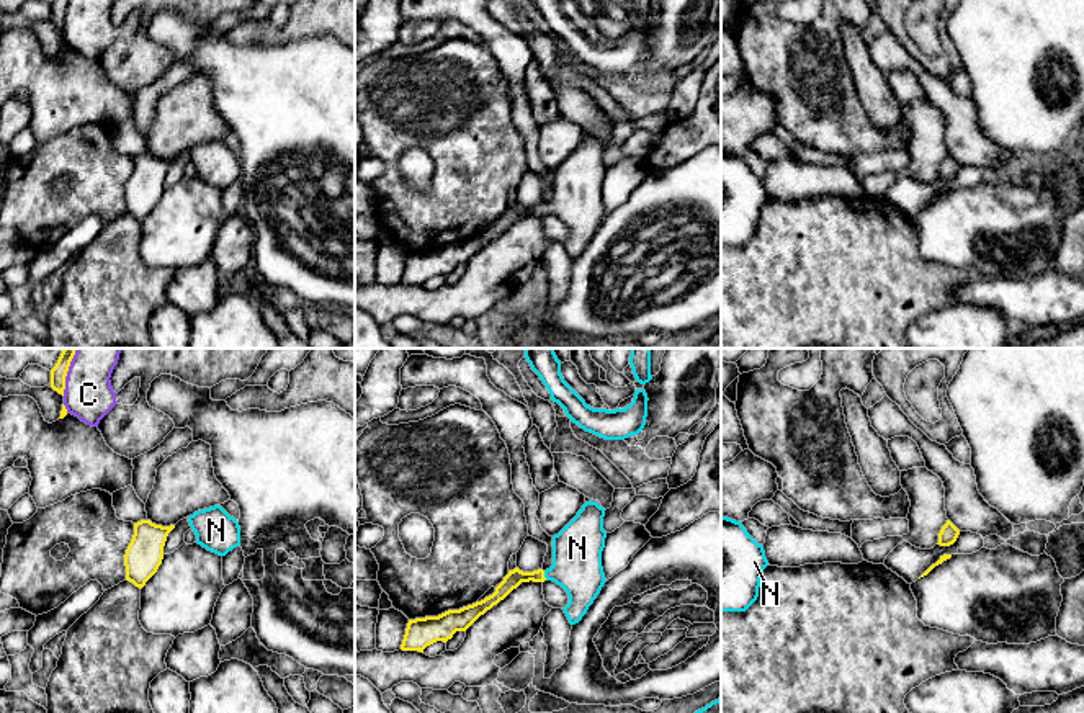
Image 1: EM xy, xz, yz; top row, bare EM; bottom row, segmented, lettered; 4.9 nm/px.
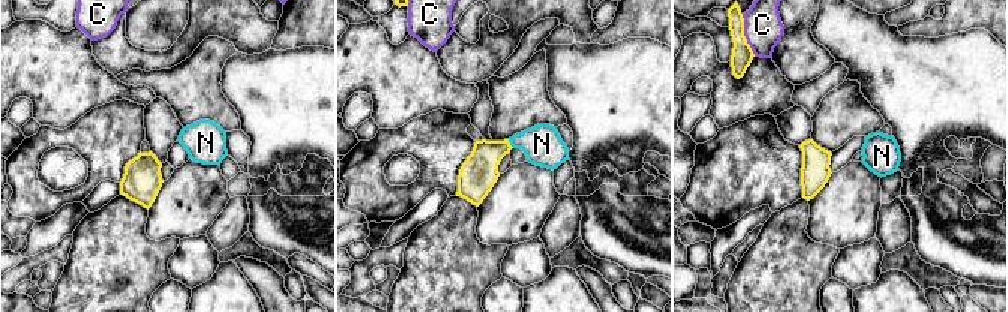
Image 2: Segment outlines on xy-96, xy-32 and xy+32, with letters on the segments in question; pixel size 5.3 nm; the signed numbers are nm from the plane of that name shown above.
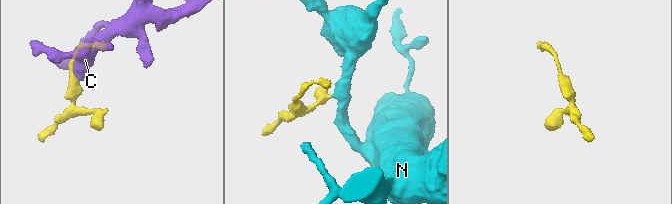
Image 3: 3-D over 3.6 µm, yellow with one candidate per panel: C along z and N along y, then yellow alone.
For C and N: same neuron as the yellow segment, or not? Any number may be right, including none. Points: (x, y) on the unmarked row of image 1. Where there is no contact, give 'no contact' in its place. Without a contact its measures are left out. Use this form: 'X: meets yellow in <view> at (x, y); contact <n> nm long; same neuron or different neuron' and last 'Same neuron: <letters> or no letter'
C: meets yellow in xy at (64, 15); contact 150 nm long; different neuron
N: meets yellow in xz at (543, 210); contact 50 nm long; same neuron
Same neuron: N

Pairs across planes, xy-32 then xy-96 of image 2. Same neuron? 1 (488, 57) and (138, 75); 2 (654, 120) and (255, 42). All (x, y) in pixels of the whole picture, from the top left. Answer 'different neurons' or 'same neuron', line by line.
1: different neurons
2: different neurons

